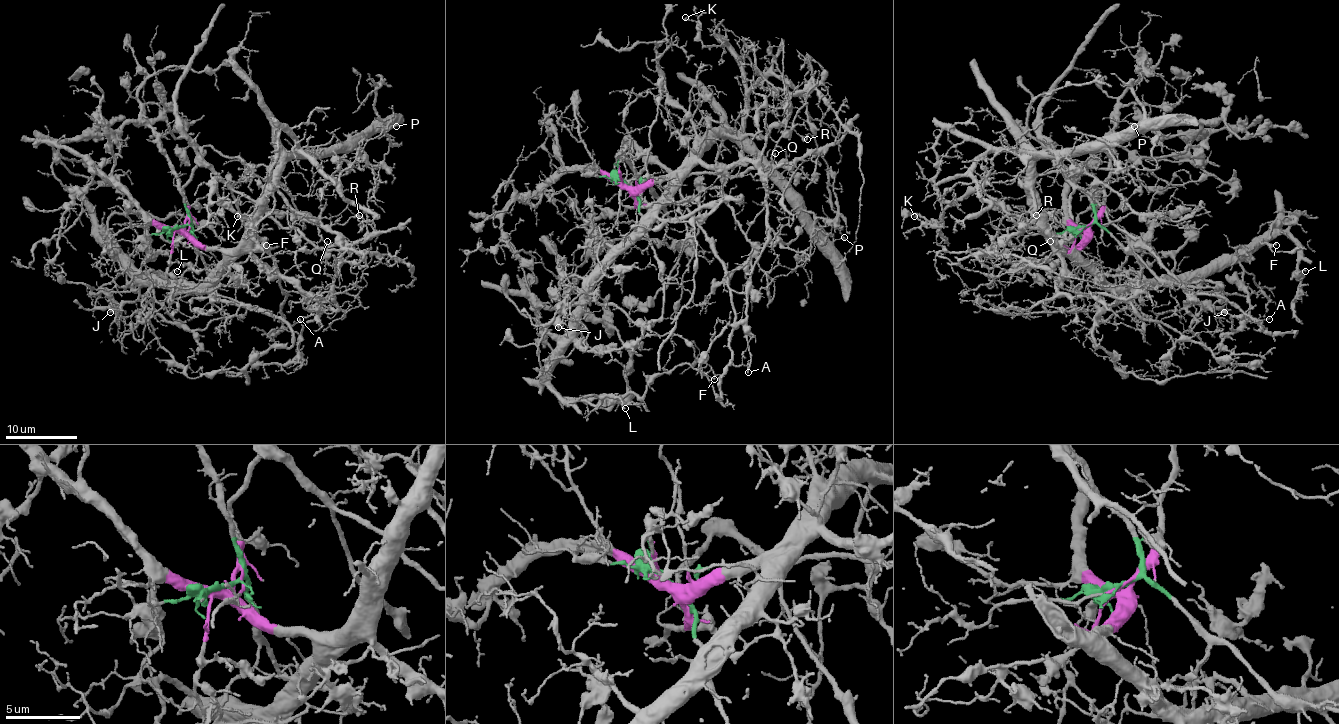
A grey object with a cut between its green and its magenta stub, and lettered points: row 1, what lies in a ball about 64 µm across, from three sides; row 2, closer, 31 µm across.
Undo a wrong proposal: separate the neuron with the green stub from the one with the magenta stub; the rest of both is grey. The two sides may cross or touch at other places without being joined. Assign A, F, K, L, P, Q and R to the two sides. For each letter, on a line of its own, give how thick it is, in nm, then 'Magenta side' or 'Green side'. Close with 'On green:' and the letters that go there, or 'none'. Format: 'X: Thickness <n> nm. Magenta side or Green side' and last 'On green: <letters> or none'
A: Thickness 120 nm. Green side
F: Thickness 140 nm. Magenta side
K: Thickness 140 nm. Magenta side
L: Thickness 120 nm. Magenta side
P: Thickness 120 nm. Magenta side
Q: Thickness 110 nm. Green side
R: Thickness 240 nm. Magenta side
On green: A, Q

